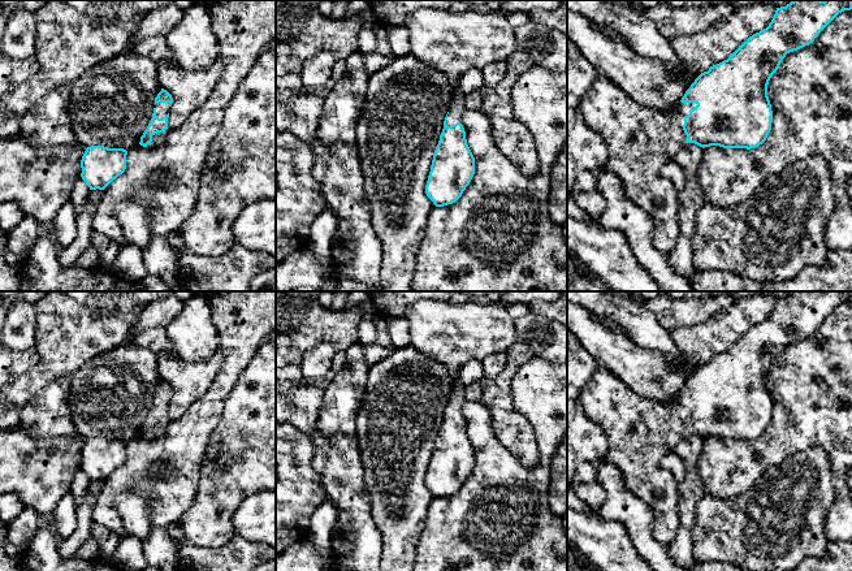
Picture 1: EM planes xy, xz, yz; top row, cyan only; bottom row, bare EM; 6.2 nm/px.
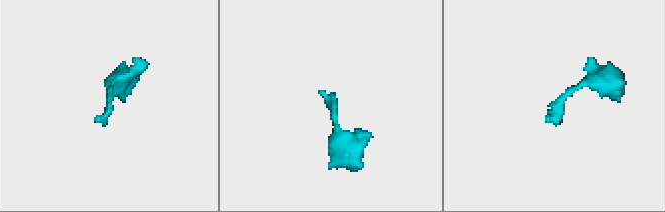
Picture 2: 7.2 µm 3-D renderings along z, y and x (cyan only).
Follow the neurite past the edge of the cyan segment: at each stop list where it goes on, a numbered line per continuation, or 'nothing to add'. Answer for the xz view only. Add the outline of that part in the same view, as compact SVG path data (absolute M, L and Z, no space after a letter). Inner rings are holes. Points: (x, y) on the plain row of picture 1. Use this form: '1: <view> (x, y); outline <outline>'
1: xz (453, 334); outline M419 300L406 310L405 319L410 324L411 345L441 362L453 377L447 418L462 415L467 401L464 385L458 381L459 369L468 360L506 354L515 339L514 319L499 302L479 306Z

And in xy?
1: xy (158, 429); outline M168 420L164 424L157 424L152 427L152 433L147 436L147 440L152 440L152 438L161 436L166 423Z

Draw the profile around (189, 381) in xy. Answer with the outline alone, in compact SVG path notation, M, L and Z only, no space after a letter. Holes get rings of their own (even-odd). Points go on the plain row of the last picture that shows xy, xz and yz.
M173 354L157 356L160 377L173 389L168 408L168 421L178 420L208 390L220 369L222 359L222 355L215 354L207 360L189 363Z

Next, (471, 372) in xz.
M468 360L458 372L458 381L464 386L479 382L485 377L480 360Z

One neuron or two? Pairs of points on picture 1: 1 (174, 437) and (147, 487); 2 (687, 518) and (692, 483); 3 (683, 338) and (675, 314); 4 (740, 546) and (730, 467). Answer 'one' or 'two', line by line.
1: one
2: one
3: two
4: two

